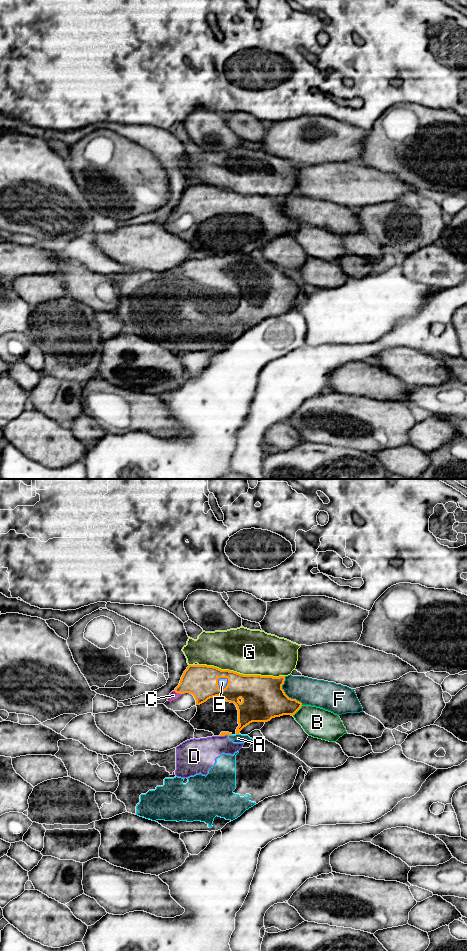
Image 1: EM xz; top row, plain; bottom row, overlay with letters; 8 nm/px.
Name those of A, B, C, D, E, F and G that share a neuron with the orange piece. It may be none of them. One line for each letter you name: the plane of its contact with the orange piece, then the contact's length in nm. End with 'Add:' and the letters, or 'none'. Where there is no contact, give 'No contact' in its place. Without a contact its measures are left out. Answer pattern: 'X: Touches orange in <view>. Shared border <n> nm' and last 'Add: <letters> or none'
C: Touches orange in xz. Shared border 70 nm
E: Touches orange in xz. Shared border 120 nm
Add: C, E

